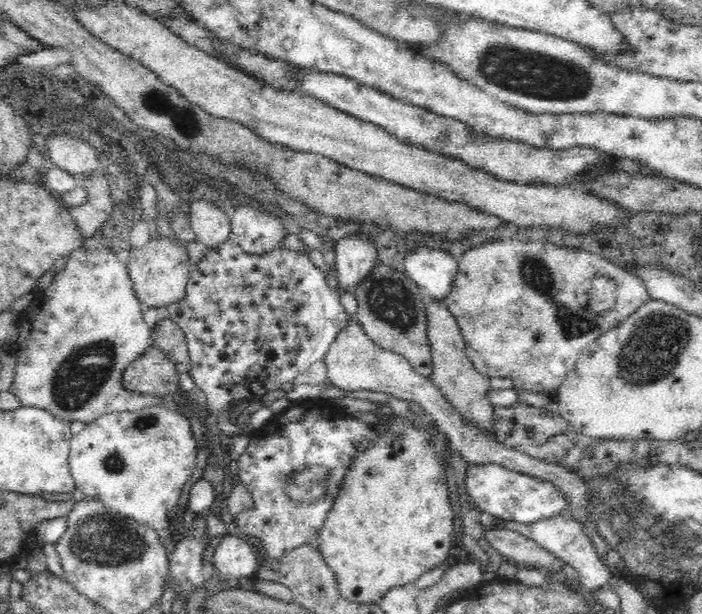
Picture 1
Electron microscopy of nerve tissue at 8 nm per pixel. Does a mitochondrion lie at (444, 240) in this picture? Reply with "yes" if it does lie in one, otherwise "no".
no

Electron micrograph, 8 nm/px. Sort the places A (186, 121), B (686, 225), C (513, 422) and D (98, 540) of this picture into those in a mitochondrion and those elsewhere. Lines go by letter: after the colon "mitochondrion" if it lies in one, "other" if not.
A: mitochondrion
B: mitochondrion
C: other
D: mitochondrion

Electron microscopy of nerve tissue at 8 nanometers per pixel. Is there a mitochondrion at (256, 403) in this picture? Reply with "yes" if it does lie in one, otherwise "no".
no

